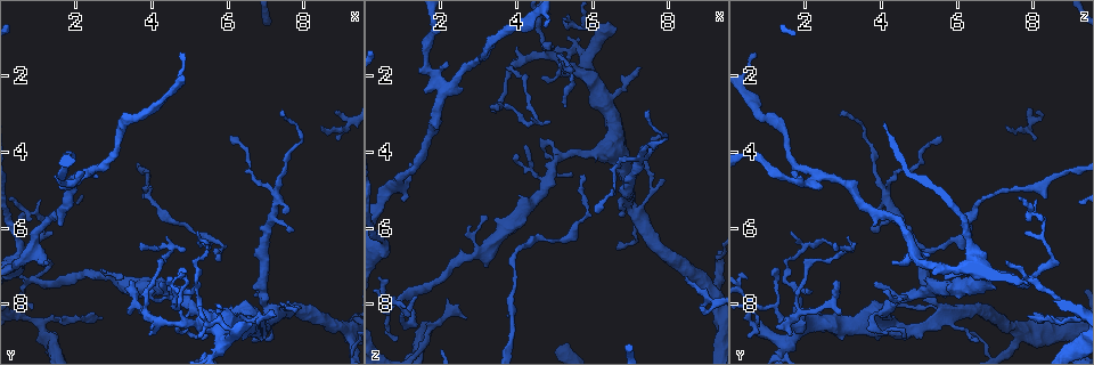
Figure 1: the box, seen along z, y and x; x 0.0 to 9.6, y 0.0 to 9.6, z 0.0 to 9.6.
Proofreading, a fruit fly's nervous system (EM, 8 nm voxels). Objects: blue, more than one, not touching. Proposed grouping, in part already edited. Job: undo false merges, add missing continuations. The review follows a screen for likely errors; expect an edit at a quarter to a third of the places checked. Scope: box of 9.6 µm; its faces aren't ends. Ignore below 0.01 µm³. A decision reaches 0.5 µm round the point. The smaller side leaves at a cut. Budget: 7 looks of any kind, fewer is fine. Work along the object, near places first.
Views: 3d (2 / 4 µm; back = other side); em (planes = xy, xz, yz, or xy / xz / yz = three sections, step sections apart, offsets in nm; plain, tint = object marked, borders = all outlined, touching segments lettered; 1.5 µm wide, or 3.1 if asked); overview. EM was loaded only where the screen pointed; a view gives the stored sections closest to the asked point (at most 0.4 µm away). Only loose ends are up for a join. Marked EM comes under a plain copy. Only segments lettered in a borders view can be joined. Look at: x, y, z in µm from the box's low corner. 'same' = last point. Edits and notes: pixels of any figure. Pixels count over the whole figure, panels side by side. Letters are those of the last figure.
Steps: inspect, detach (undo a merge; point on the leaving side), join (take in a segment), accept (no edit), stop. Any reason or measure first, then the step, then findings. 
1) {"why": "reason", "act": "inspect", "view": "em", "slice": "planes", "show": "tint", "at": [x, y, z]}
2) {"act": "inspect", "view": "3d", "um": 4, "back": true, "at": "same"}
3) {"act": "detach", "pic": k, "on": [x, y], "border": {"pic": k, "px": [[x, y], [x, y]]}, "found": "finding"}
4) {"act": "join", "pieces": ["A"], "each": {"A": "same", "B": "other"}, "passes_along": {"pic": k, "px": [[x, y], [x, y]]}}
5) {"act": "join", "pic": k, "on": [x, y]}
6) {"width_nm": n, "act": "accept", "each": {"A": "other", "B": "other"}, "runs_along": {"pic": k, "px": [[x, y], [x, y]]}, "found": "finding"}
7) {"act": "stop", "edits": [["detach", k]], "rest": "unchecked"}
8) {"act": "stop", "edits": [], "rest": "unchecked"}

{"why": "branch stops here", "act": "inspect", "view": "em", "slice": "planes", "show": "borders", "at": [7.20, 8.35, 1.75]}

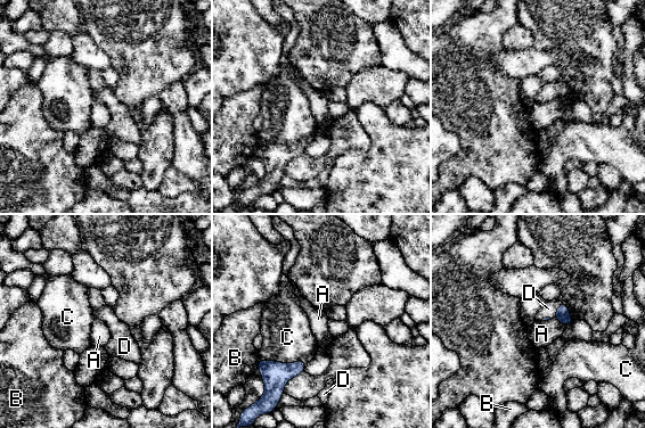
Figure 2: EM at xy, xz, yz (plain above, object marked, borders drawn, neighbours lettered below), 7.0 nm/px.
{"act": "join", "pieces": ["D"], "each": {"A": "other", "B": "other", "C": "other", "D": "same"}, "passes_along": {"pic": 2, "px": [[562, 313], [556, 310], [548, 310]]}, "found": "the cell continues"}

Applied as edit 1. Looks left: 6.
{"why": "an open end", "act": "inspect", "view": "3d", "um": 4, "at": [5.75, 6.80, 4.60]}

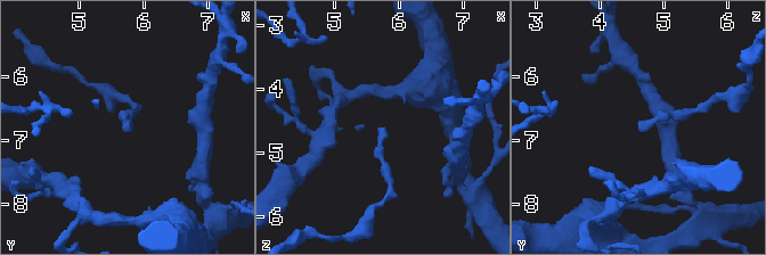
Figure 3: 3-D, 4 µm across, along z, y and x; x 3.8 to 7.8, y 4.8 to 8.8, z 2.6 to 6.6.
{"act": "inspect", "view": "em", "slice": "planes", "show": "borders", "at": [5.75, 6.85, 4.55]}

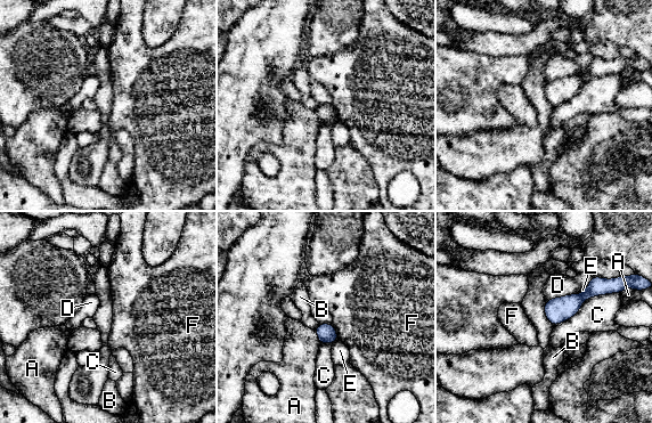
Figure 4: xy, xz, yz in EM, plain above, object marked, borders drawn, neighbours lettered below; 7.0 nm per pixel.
{"width_nm": 130, "act": "accept", "each": {"A": "other", "B": "other", "C": "other", "D": "other", "E": "other", "F": "other"}, "border": {"pic": 4, "px": [[331, 324], [339, 339]]}, "found": "none of them fits"}

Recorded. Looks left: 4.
{"act": "inspect", "view": "em", "slice": "planes", "show": "borders", "at": [5.30, 6.45, 2.80]}

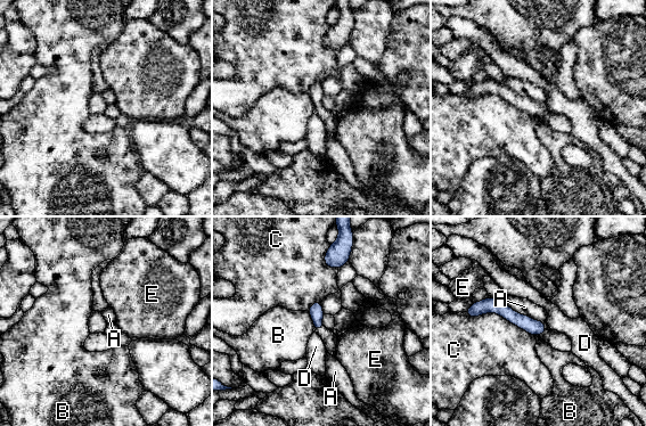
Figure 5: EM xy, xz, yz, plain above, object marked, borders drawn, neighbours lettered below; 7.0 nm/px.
{"width_nm": 100, "act": "accept", "each": {"A": "other", "B": "other", "C": "other", "D": "other", "E": "other"}, "found": "none of them fits"}

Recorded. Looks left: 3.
{"act": "stop", "edits": [["join", 2]], "rest": "unchecked"}

